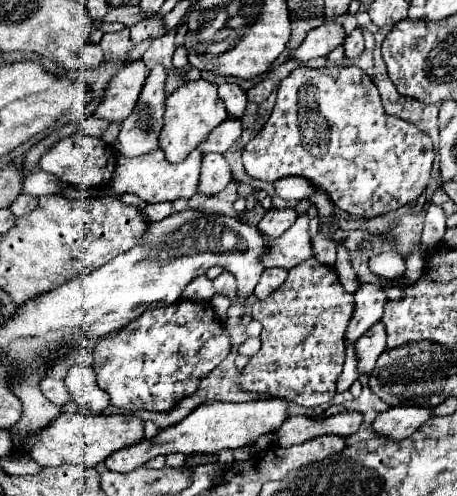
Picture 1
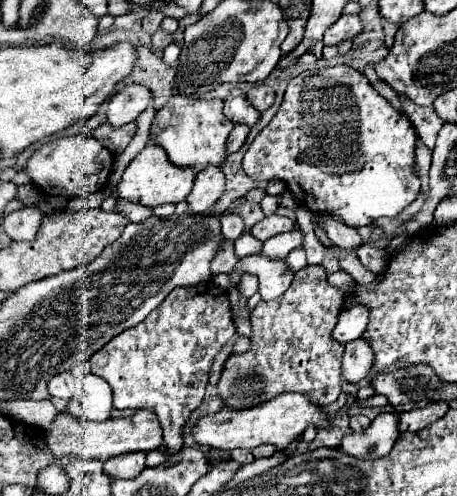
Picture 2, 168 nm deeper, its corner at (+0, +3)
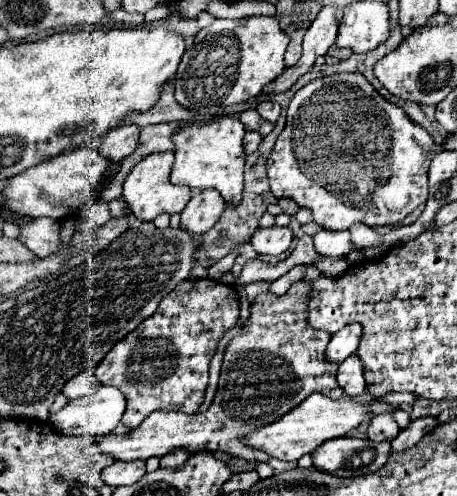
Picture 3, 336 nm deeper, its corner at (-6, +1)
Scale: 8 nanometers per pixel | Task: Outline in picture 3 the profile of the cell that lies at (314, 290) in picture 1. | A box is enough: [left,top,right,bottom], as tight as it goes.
[92,280,338,462]

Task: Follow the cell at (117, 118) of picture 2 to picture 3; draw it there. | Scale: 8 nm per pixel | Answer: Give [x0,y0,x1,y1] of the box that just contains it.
[100,124,140,162]

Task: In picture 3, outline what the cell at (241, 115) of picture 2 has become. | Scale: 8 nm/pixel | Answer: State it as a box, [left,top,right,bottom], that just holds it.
[238,108,274,136]

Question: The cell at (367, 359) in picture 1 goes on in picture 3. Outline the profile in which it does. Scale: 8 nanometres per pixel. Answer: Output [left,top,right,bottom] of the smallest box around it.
[336,356,366,396]

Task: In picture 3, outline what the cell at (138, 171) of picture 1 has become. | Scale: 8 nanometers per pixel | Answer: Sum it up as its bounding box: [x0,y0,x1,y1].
[124,152,192,220]

